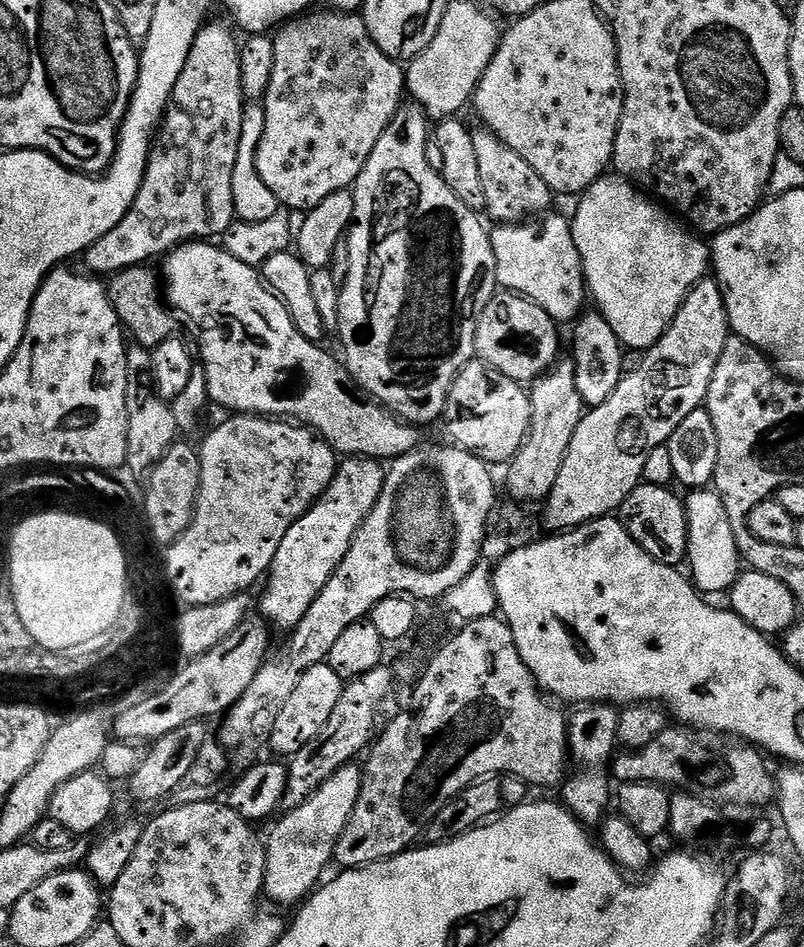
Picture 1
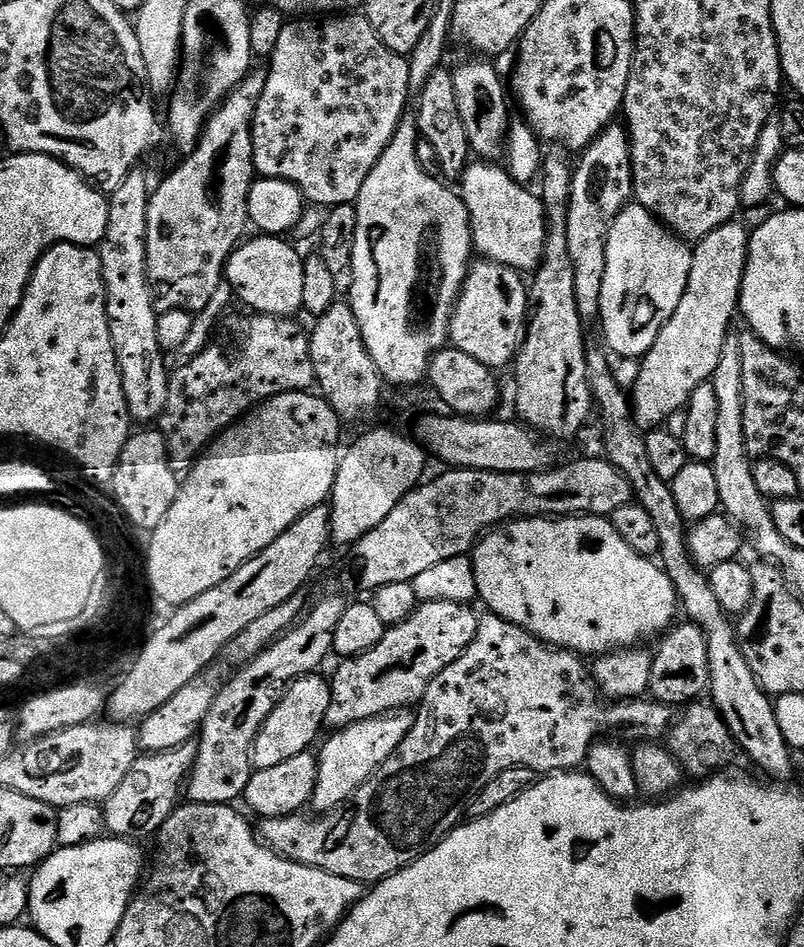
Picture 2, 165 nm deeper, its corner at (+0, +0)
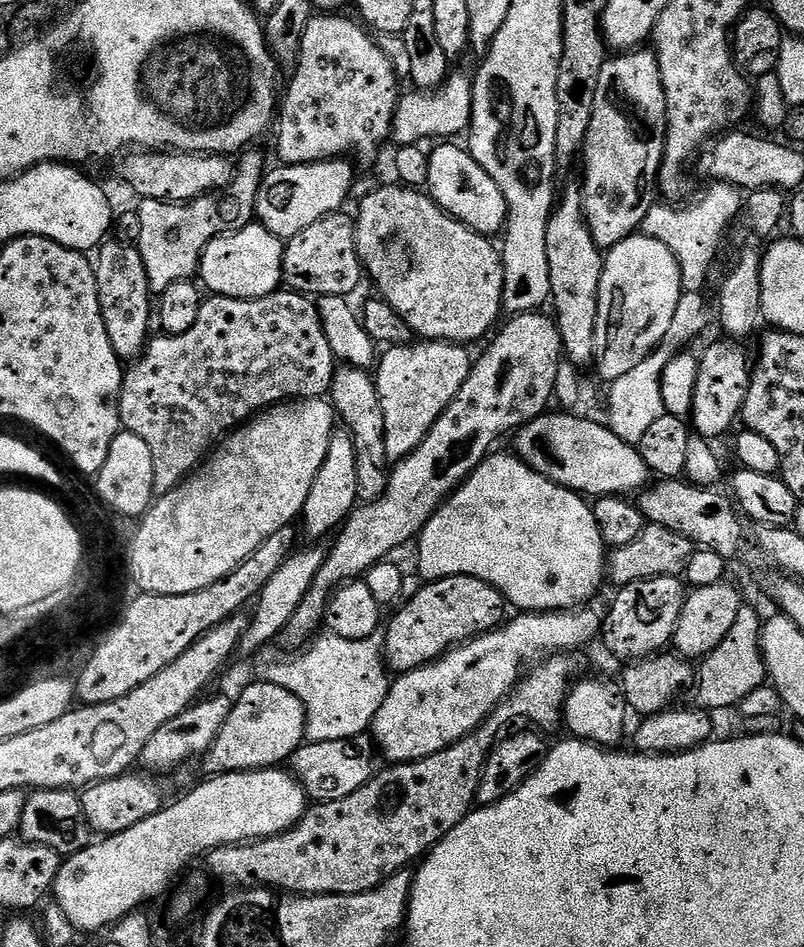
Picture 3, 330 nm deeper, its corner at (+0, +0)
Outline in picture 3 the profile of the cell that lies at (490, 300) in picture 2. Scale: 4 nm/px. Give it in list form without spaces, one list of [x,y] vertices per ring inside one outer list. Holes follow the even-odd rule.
[[[393,182],[389,188],[376,188],[360,204],[360,213],[355,213],[356,221],[356,241],[358,242],[358,254],[360,263],[364,265],[364,271],[376,283],[379,295],[392,307],[397,314],[404,319],[410,326],[410,330],[417,337],[425,341],[443,340],[459,344],[461,346],[472,346],[475,340],[480,340],[492,327],[497,327],[496,319],[502,316],[504,312],[504,303],[502,302],[502,290],[504,289],[504,262],[502,252],[499,247],[492,245],[493,241],[487,236],[479,236],[474,230],[470,230],[462,222],[458,222],[453,216],[436,205],[435,200],[428,195],[427,191],[417,190],[415,187],[401,186]]]

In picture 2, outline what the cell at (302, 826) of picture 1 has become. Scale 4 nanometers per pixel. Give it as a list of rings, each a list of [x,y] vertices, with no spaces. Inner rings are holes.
[[[401,710],[395,714],[375,716],[351,724],[349,728],[333,731],[332,737],[324,745],[323,743],[319,745],[321,748],[316,762],[318,778],[314,786],[311,807],[317,808],[317,813],[323,814],[347,804],[352,795],[376,773],[378,766],[382,766],[382,762],[386,762],[386,758],[394,754],[394,750],[411,730],[413,719],[411,711]]]

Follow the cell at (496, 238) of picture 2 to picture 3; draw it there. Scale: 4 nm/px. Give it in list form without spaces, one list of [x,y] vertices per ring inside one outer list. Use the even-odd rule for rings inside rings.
[[[444,142],[436,147],[440,146],[441,148],[431,149],[428,157],[429,178],[426,185],[428,195],[435,200],[436,205],[443,212],[453,216],[458,222],[462,222],[467,228],[477,232],[479,236],[492,238],[495,237],[495,232],[496,235],[503,233],[504,226],[508,222],[508,207],[502,190],[498,190],[498,182],[494,182],[494,178],[490,178],[490,174],[486,174],[486,170],[482,170],[482,166],[478,166],[478,162],[472,157],[471,151],[467,147],[459,148],[456,142]]]

